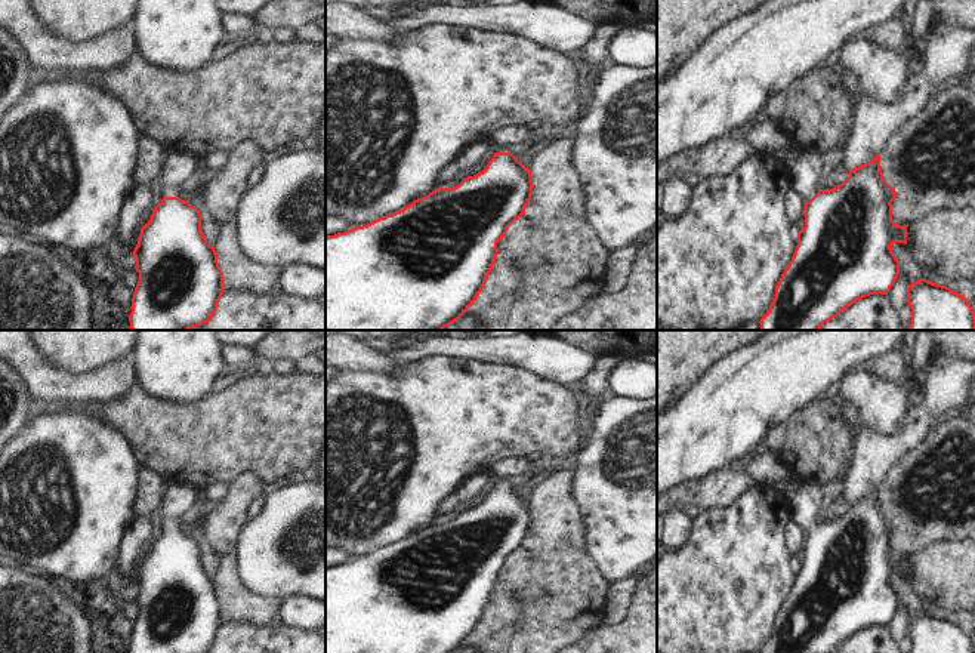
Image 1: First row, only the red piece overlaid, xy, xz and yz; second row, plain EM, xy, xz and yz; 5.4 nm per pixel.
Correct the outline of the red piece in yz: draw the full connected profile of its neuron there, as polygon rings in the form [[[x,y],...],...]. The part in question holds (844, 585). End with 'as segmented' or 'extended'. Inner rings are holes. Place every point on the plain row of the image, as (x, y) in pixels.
[[[787,481],[780,487],[793,508],[793,520],[805,533],[805,558],[797,564],[797,577],[781,612],[775,617],[775,629],[760,653],[830,653],[857,632],[880,625],[888,626],[900,606],[900,592],[892,583],[894,575],[907,576],[907,557],[892,552],[892,533],[898,529],[883,509],[880,486],[852,502],[849,508],[831,521],[821,521],[823,490],[818,483],[809,483],[803,490],[794,490]]] | extended

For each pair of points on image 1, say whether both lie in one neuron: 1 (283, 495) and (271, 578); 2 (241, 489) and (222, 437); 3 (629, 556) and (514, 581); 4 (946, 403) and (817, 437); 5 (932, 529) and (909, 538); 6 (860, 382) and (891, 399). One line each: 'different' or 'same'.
1: same
2: different
3: different
4: different
5: same
6: same

